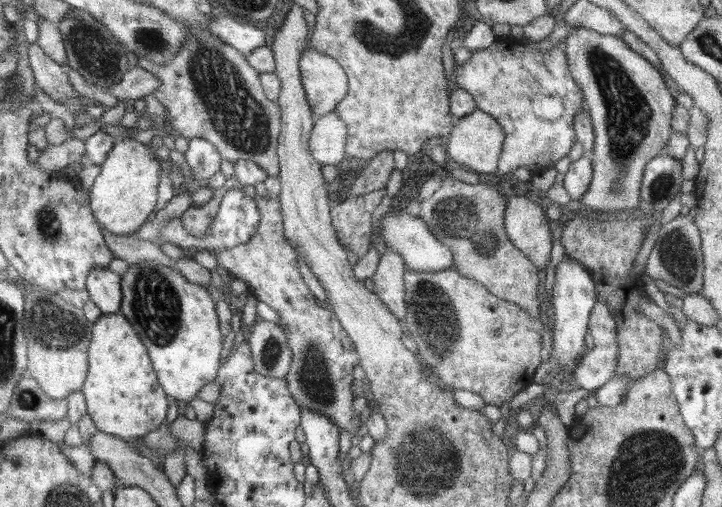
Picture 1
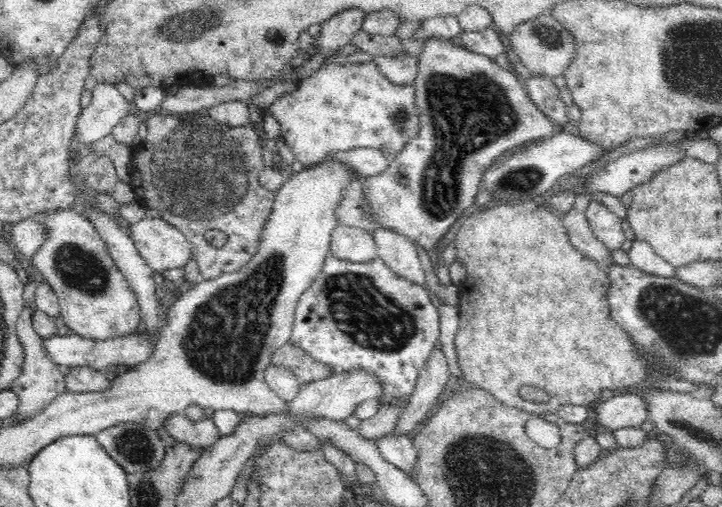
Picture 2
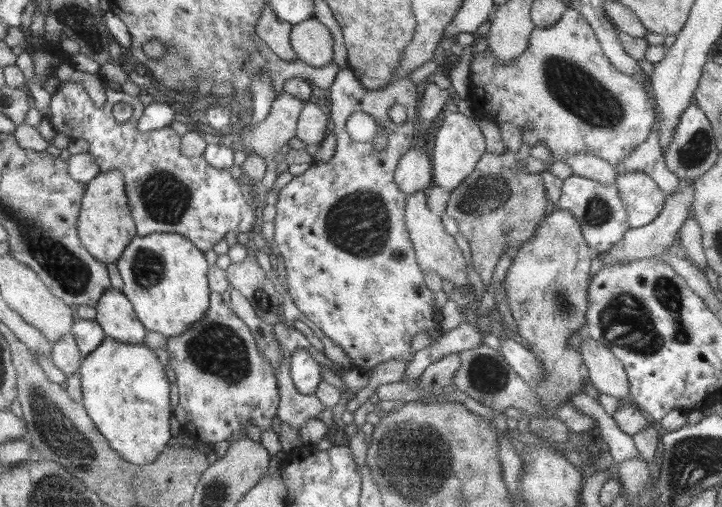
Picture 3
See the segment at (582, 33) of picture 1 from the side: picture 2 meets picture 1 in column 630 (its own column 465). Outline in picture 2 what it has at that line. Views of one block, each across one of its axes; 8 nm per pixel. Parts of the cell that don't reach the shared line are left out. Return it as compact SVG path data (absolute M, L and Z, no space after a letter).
M438 37L425 41L418 58L418 74L414 85L420 128L396 158L389 162L384 172L363 178L363 193L371 218L430 252L441 238L451 235L448 230L450 226L463 215L466 208L472 206L479 193L484 171L494 164L498 156L506 150L552 138L556 131L555 124L536 107L512 68L506 70L494 59L454 45L450 39Z

